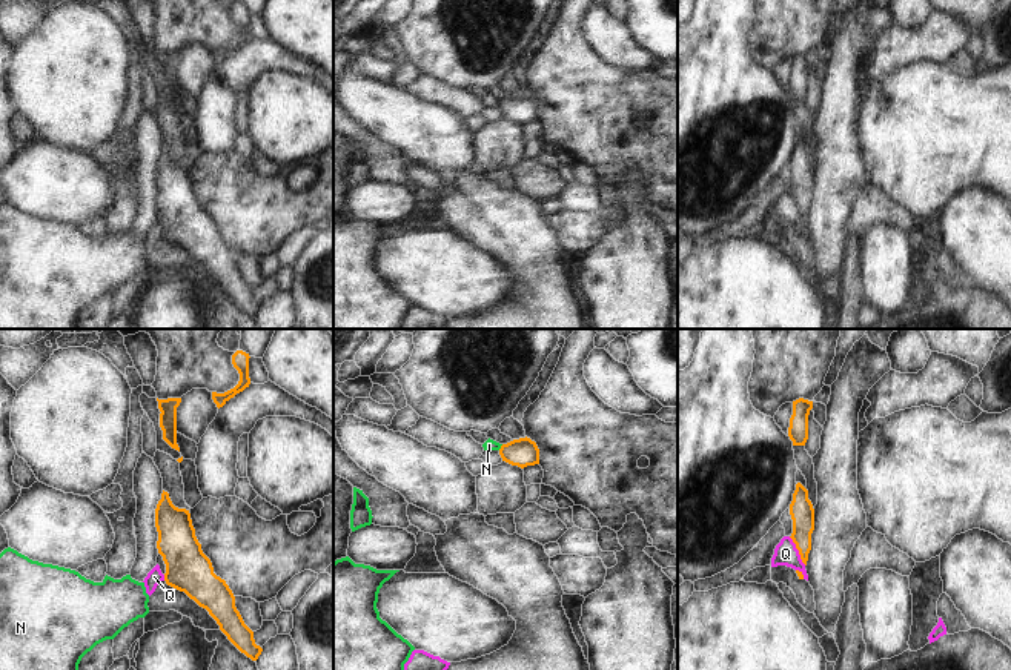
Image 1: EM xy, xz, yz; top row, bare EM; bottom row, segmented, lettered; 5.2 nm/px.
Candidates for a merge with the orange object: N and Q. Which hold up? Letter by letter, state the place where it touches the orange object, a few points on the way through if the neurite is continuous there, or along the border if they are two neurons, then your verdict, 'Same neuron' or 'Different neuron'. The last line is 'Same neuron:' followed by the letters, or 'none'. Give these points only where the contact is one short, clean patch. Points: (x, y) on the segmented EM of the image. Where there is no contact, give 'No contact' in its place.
N: Touches orange at xz (501, 447). Boundary: xz (503, 444), (498, 449). Different neuron
Q: Touches orange at yz (798, 549). Boundary: yz (788, 537), (805, 564). Different neuron
Same neuron: none.

